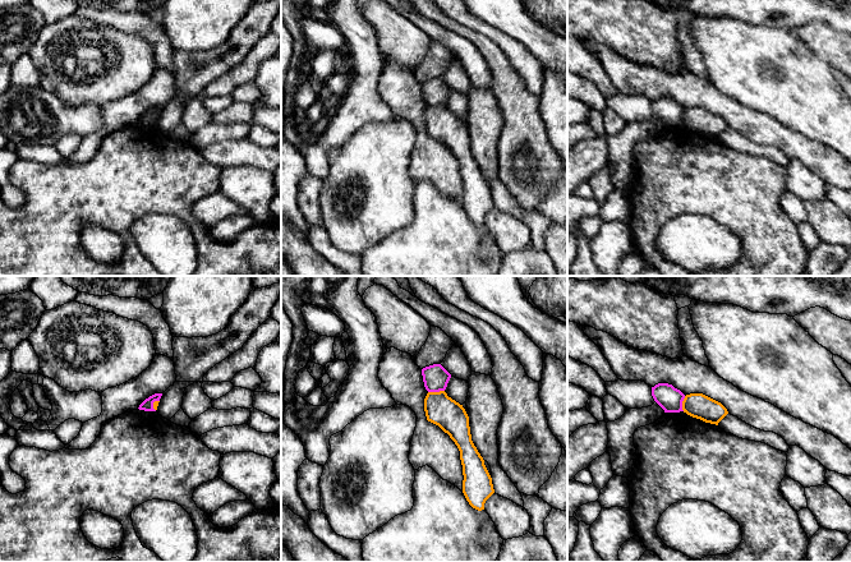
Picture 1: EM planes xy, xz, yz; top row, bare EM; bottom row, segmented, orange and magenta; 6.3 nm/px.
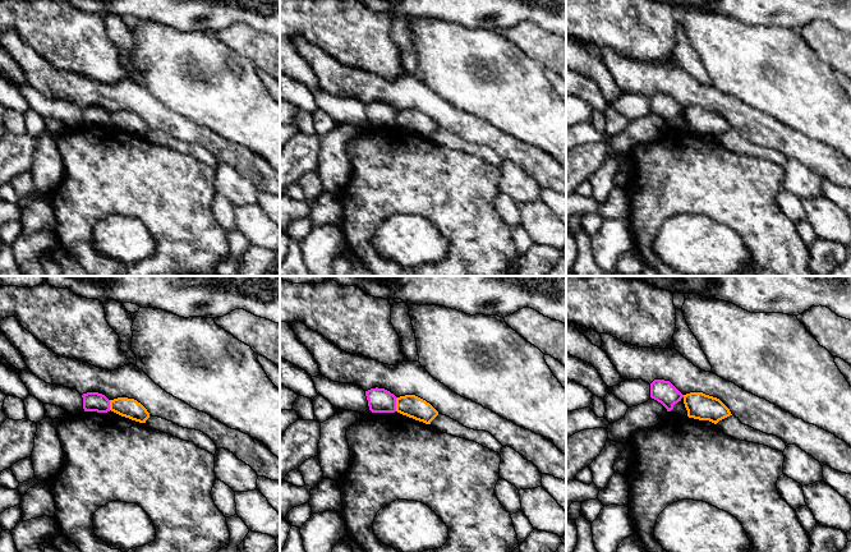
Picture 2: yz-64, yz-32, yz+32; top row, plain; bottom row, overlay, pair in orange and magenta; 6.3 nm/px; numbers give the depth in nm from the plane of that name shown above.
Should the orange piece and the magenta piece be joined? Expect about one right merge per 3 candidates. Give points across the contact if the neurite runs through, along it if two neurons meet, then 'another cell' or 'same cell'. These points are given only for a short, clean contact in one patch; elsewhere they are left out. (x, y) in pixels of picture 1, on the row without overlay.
another cell

